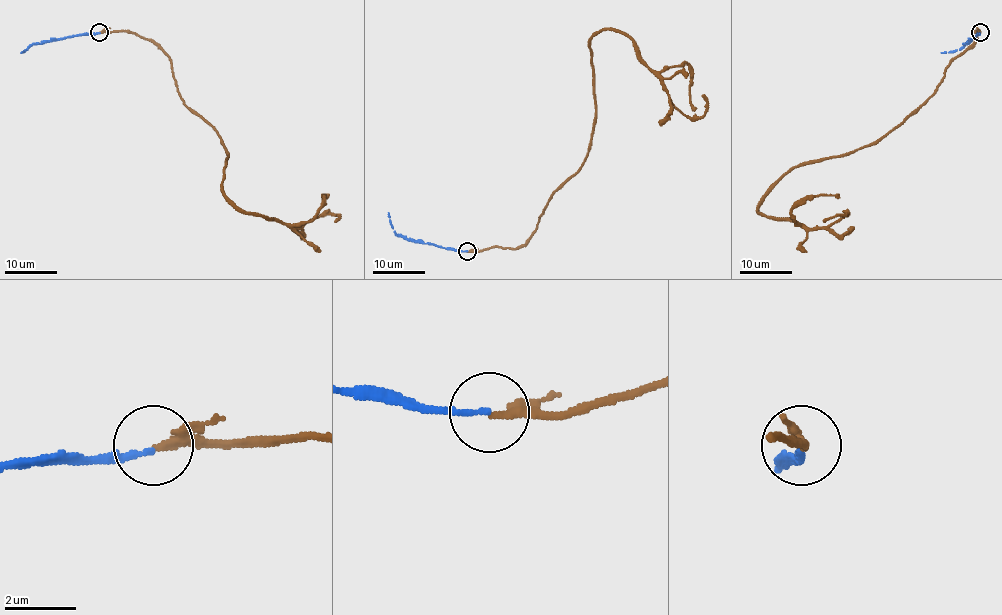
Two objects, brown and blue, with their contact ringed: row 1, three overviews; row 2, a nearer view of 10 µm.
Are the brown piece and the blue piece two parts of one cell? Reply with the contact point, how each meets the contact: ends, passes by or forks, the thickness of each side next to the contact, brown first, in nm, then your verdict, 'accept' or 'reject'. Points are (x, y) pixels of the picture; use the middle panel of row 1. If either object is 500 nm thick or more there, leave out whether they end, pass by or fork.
at (467, 251); brown ends there; blue ends there; 220 nm thick on the brown side, 150 nm on the other; reject

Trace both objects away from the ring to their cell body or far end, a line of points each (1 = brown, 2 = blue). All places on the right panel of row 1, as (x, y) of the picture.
1: (979, 32), (894, 129), (792, 167), (757, 204), (760, 213), (807, 228), (845, 213), (823, 221)
2: (979, 32), (960, 49), (941, 53)

